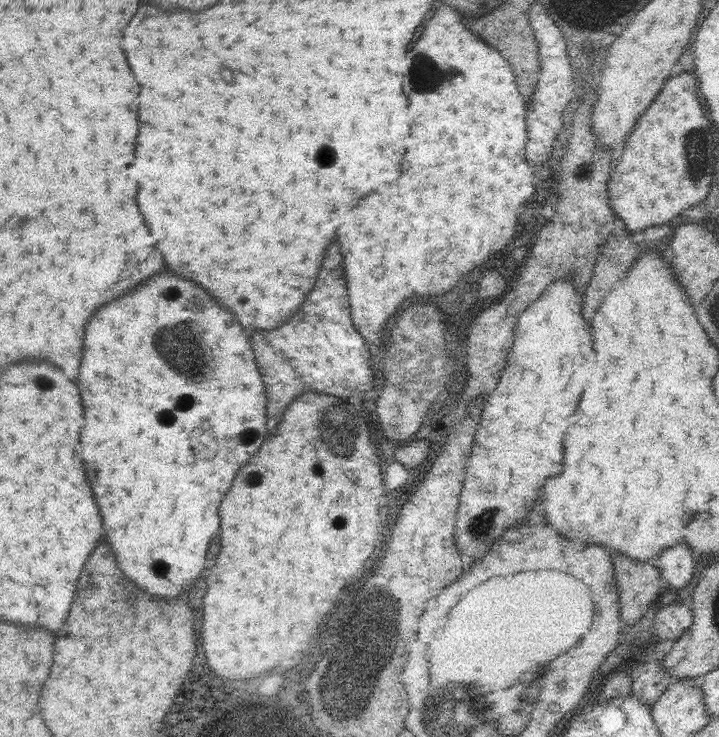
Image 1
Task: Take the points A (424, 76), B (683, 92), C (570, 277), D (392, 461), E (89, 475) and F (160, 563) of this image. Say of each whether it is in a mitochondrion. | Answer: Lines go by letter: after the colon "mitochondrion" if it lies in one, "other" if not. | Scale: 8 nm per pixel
A: mitochondrion
B: other
C: other
D: other
E: other
F: mitochondrion

